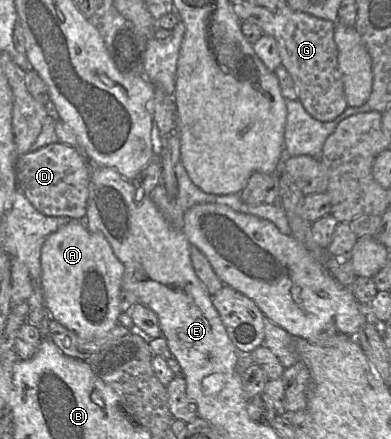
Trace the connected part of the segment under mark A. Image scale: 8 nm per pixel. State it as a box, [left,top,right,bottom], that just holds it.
[41,220,124,339]

